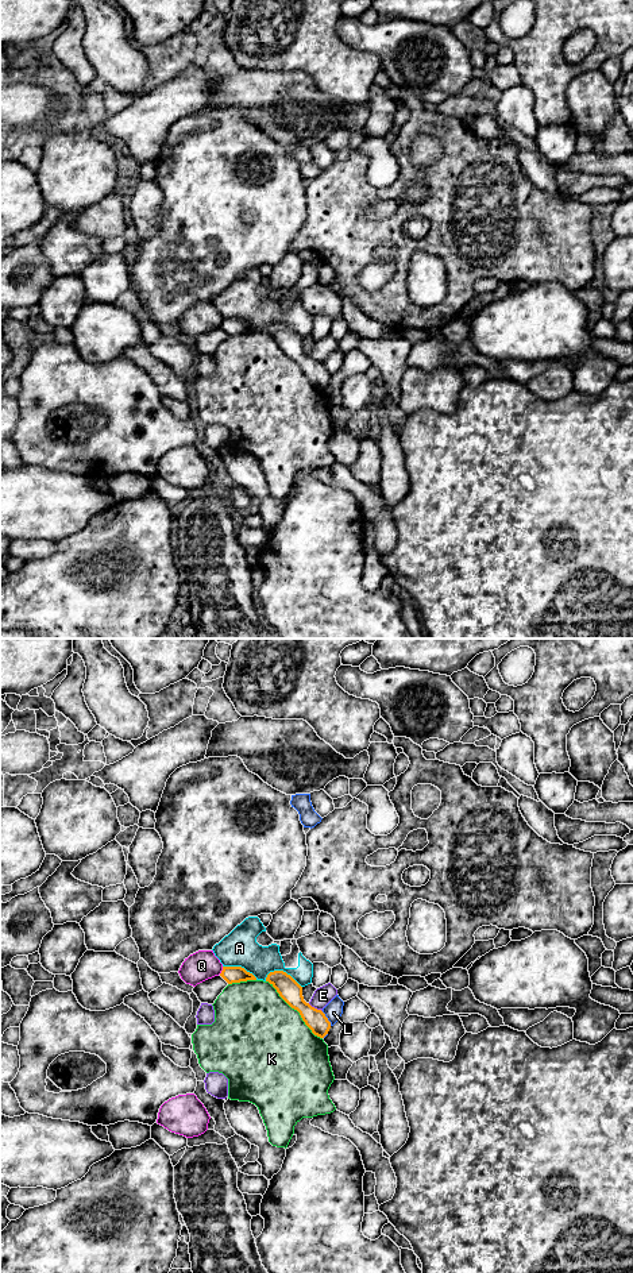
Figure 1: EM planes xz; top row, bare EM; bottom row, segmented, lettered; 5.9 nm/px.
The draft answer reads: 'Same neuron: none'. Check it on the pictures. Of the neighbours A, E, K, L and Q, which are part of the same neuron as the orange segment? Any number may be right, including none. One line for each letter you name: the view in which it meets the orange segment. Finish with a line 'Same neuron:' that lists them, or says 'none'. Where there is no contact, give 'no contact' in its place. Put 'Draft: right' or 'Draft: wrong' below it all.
Same neuron: none
Draft: right

